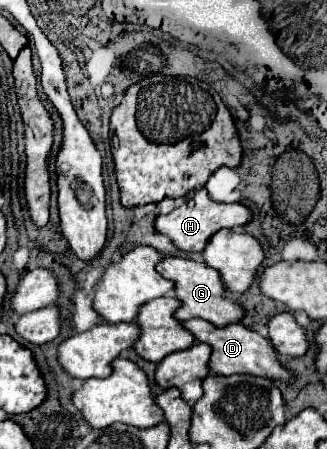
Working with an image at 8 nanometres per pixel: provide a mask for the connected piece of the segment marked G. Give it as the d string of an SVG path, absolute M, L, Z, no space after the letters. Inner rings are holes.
M164 257L158 265L156 271L174 283L174 291L176 291L176 299L180 301L180 307L176 309L174 317L178 321L186 321L192 317L200 317L204 321L210 321L212 325L228 325L228 323L238 323L244 317L244 309L232 301L224 297L226 287L222 285L218 273L214 273L214 269L210 269L204 263L192 261L192 259L182 259L182 257Z

